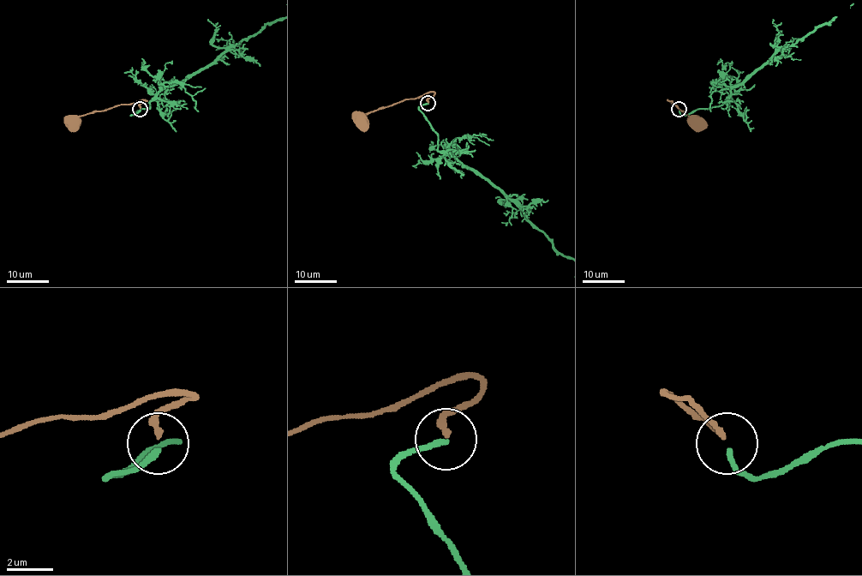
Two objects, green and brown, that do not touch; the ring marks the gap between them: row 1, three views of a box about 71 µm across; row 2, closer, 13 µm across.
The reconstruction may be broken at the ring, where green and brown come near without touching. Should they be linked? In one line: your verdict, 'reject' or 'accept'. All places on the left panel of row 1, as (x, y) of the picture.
accept

